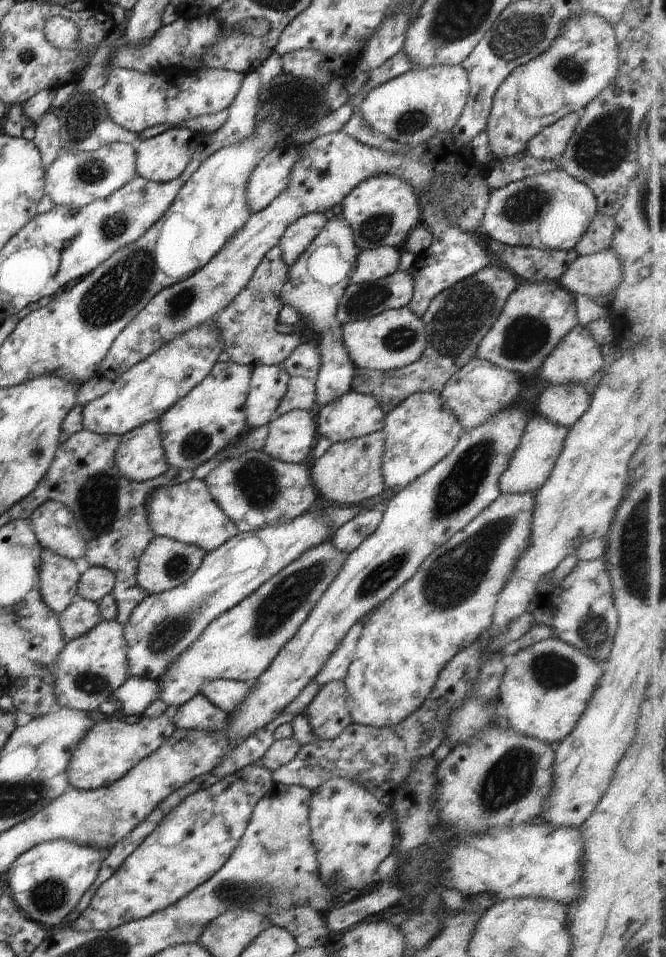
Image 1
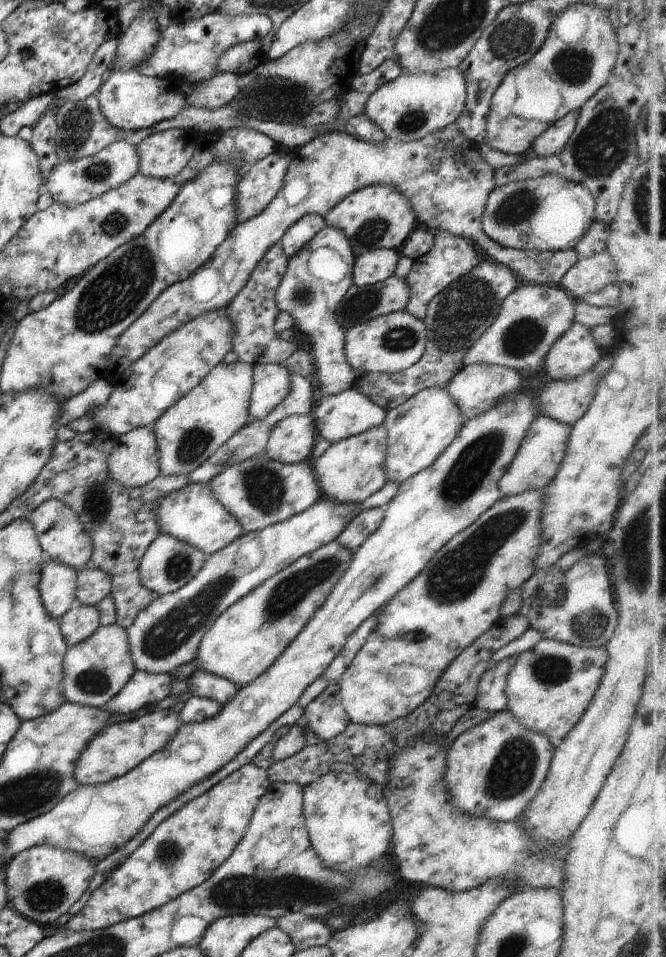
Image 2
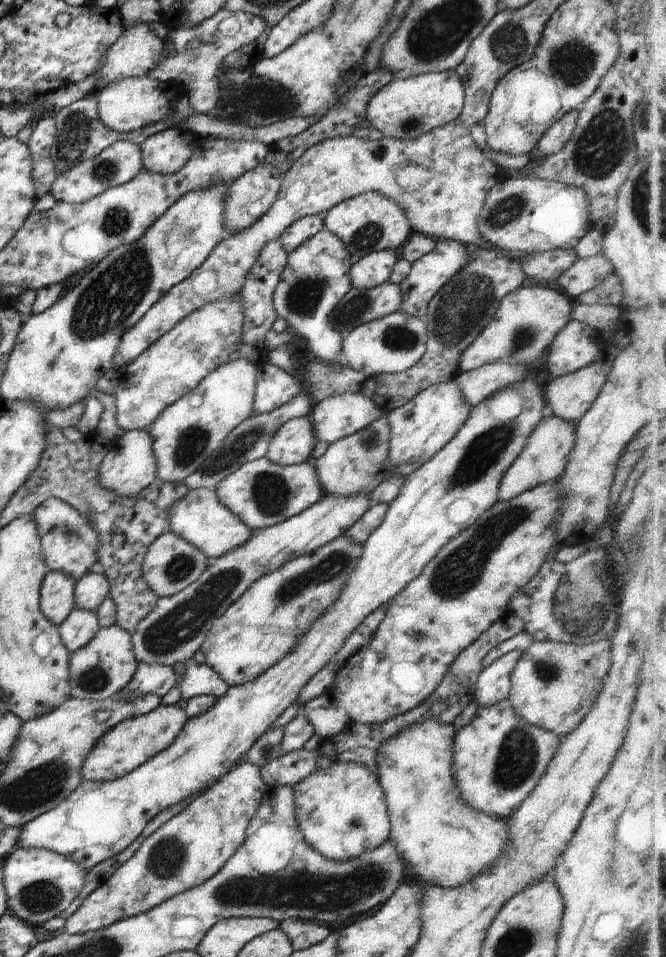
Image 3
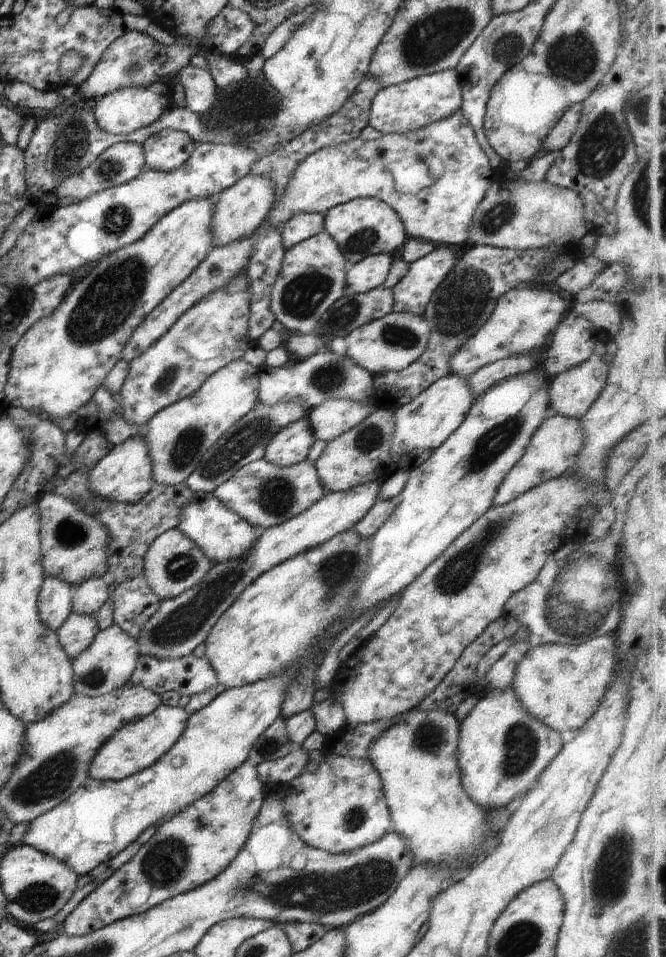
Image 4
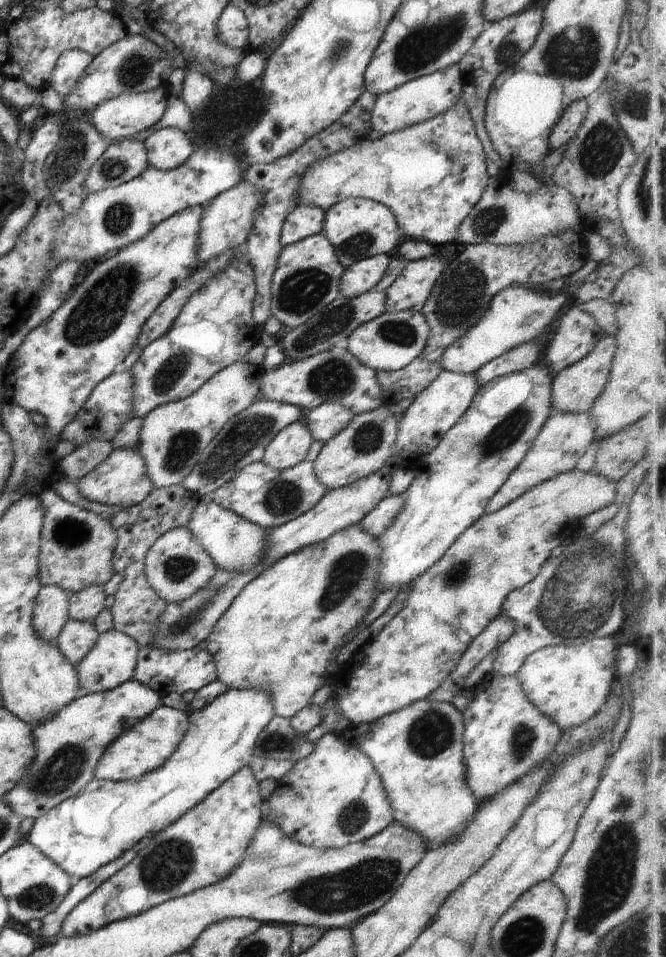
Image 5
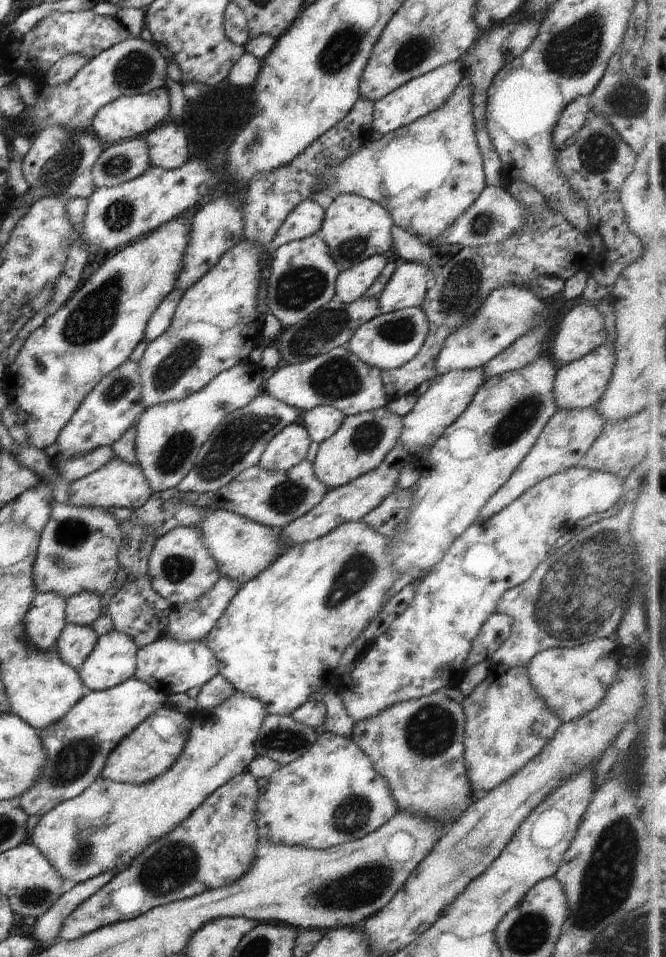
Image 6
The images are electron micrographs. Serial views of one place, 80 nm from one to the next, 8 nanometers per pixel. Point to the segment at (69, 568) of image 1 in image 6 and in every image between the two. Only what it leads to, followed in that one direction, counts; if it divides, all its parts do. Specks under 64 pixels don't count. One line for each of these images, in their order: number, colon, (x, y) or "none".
2: (57, 586)
3: (56, 597)
4: (54, 603)
5: (51, 606)
6: (45, 619)

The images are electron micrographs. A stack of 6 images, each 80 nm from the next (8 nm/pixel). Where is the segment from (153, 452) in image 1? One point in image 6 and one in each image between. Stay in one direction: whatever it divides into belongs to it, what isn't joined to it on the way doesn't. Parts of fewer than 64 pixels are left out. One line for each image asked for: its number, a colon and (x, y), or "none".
2: (134, 462)
3: (129, 466)
4: (125, 474)
5: (121, 480)
6: (117, 484)

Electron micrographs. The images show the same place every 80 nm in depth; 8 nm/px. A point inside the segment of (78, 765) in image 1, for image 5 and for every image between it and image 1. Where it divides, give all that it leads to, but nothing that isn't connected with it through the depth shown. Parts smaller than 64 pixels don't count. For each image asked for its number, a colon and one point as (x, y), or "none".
2: (118, 748)
3: (131, 743)
4: (134, 747)
5: (145, 747)

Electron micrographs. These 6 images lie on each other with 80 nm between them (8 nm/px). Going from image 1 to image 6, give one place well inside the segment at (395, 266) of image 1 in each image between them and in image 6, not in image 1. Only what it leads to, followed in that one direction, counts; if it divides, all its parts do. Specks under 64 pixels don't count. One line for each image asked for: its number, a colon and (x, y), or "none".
2: (378, 265)
3: (372, 270)
4: (368, 274)
5: (359, 278)
6: (351, 284)

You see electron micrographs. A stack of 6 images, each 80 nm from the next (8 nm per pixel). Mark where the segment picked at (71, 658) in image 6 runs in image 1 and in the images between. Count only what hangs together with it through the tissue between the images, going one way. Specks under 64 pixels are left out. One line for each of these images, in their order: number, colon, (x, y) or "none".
1: (82, 615)
2: (80, 623)
3: (80, 627)
4: (77, 633)
5: (76, 638)

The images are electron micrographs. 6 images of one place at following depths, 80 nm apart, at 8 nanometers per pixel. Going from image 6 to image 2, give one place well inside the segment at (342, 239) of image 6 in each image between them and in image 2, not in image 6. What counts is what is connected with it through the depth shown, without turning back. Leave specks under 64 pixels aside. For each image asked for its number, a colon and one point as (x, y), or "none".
2: (377, 217)
3: (370, 222)
4: (365, 226)
5: (358, 228)

